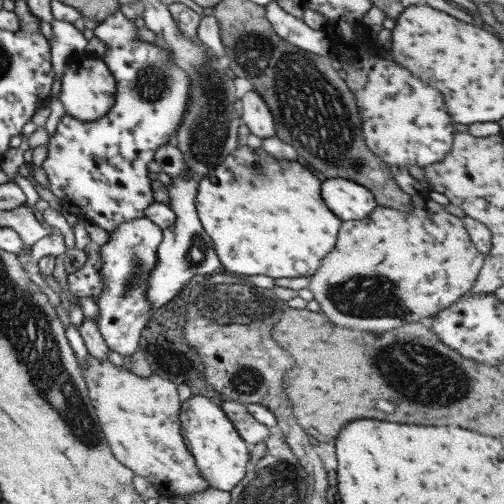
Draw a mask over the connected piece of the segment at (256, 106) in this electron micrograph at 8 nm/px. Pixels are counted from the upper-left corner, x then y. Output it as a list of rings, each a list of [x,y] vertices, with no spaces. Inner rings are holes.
[[[254,88],[242,98],[241,120],[246,124],[252,134],[258,138],[267,139],[276,134],[276,123],[269,106],[260,98]]]

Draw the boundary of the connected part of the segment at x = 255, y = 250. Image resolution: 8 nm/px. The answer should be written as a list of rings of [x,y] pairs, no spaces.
[[[244,144],[208,173],[199,183],[195,207],[226,270],[246,276],[264,274],[274,279],[311,277],[320,266],[320,260],[334,248],[342,220],[324,204],[320,196],[322,182],[302,164],[278,160],[262,147],[253,149]]]

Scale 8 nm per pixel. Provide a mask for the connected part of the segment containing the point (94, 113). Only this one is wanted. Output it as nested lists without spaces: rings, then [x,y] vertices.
[[[84,58],[72,59],[61,79],[60,102],[66,113],[84,122],[98,120],[106,116],[116,101],[117,82],[110,74],[102,59]]]

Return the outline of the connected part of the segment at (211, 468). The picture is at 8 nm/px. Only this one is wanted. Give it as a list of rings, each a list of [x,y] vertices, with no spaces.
[[[194,395],[182,402],[179,419],[186,446],[195,458],[200,474],[208,481],[209,487],[231,492],[247,475],[251,453],[248,443],[234,428],[220,405],[203,395]]]

